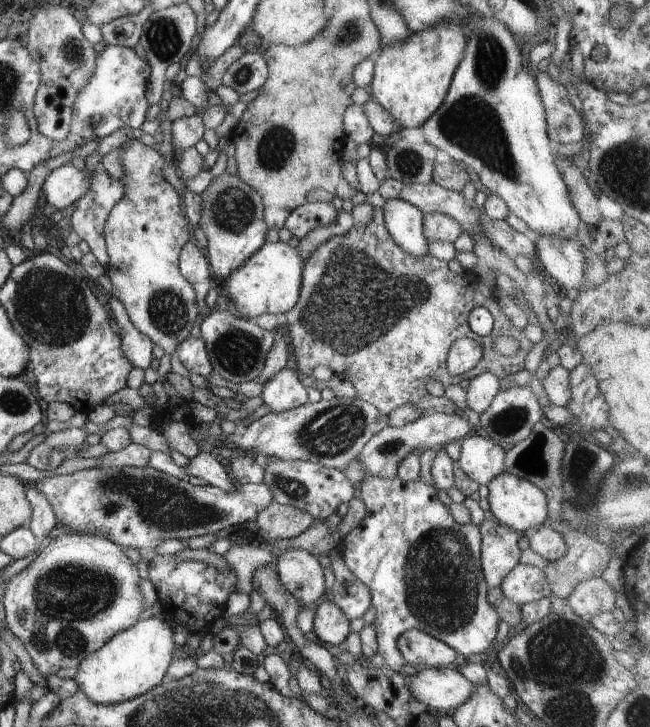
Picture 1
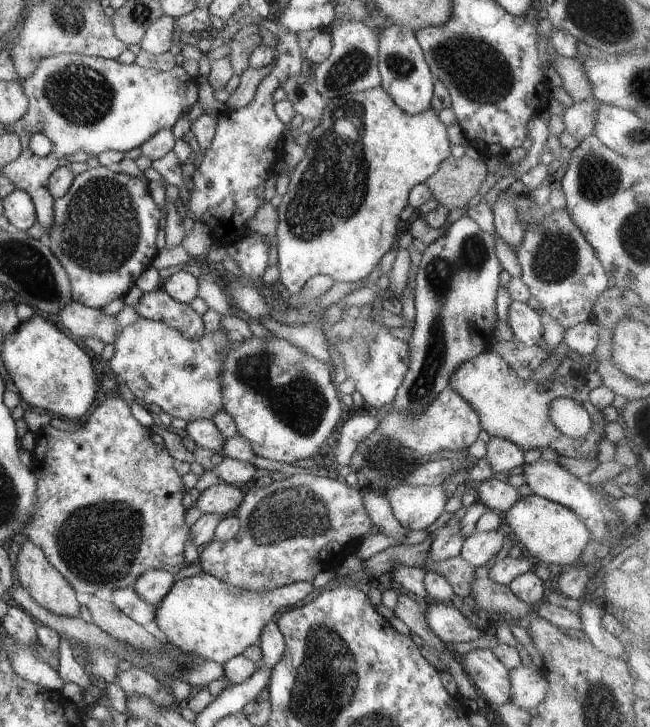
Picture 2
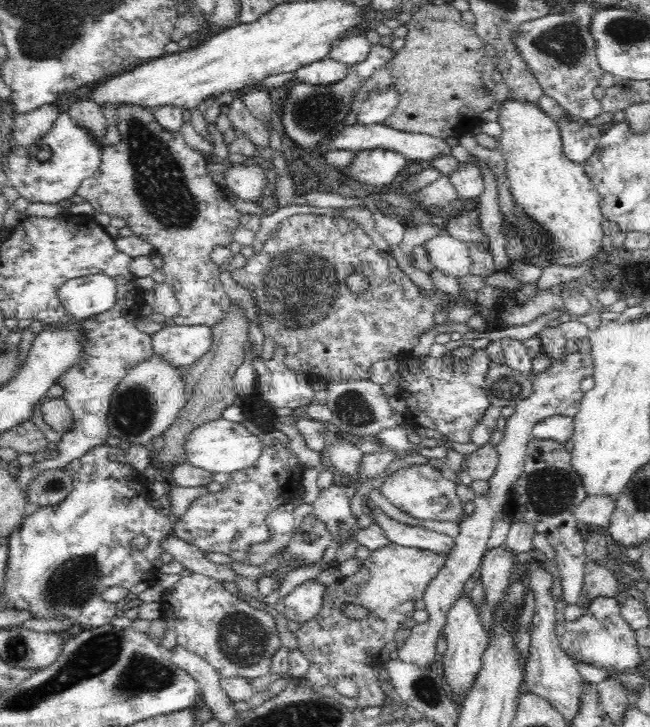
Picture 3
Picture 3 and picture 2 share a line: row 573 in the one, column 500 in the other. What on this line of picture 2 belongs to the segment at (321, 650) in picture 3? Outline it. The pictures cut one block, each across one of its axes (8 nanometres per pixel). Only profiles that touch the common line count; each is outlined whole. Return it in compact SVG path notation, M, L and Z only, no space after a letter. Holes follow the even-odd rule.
M488 344L484 352L466 360L460 368L454 368L454 372L450 372L450 384L448 384L448 388L458 392L458 396L462 396L474 408L474 412L480 418L480 426L488 432L490 437L506 438L512 444L518 444L525 452L536 448L541 451L552 448L559 456L593 460L597 456L598 444L605 436L604 428L608 421L602 411L589 402L591 390L586 385L586 380L569 375L566 377L571 378L564 378L564 382L560 380L551 382L550 377L542 383L536 380L524 380L504 360L504 356L501 357L498 352L492 350L492 346L493 344ZM556 397L572 398L589 412L592 428L588 436L570 438L564 436L552 424L550 402Z

